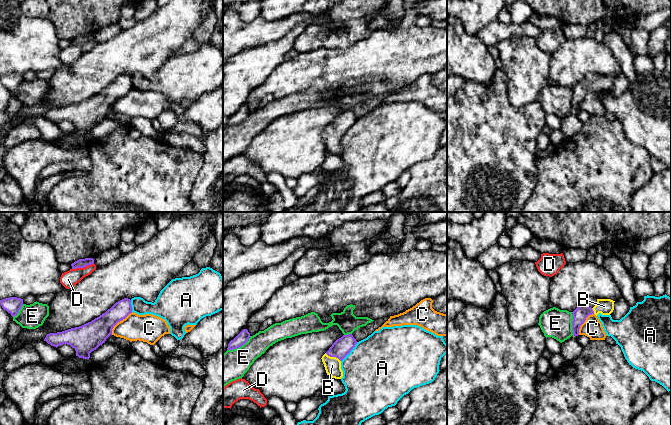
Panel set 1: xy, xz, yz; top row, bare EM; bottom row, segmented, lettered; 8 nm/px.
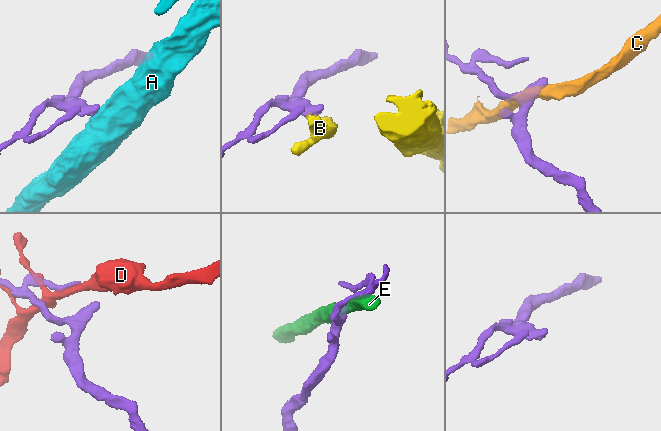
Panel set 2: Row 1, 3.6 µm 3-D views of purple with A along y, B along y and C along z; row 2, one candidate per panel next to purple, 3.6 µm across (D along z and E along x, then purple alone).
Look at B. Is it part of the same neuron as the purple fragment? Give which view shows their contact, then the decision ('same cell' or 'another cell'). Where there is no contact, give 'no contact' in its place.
contact in xz; same cell

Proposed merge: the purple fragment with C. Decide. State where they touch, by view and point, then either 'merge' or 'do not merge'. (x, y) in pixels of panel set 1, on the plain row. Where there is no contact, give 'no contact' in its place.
meets purple in xy at (119, 97); do not merge

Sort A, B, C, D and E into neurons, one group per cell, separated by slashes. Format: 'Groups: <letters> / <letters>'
Groups: A / B / C / D / E

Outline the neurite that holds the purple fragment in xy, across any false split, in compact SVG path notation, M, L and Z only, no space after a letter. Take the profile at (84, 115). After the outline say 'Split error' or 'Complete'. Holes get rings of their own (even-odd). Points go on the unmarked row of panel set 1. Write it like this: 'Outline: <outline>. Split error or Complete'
Outline: M124 74L91 98L62 108L49 109L44 117L56 124L63 120L70 121L75 125L76 132L89 135L90 129L112 111L113 103L130 89L131 76Z. Complete

